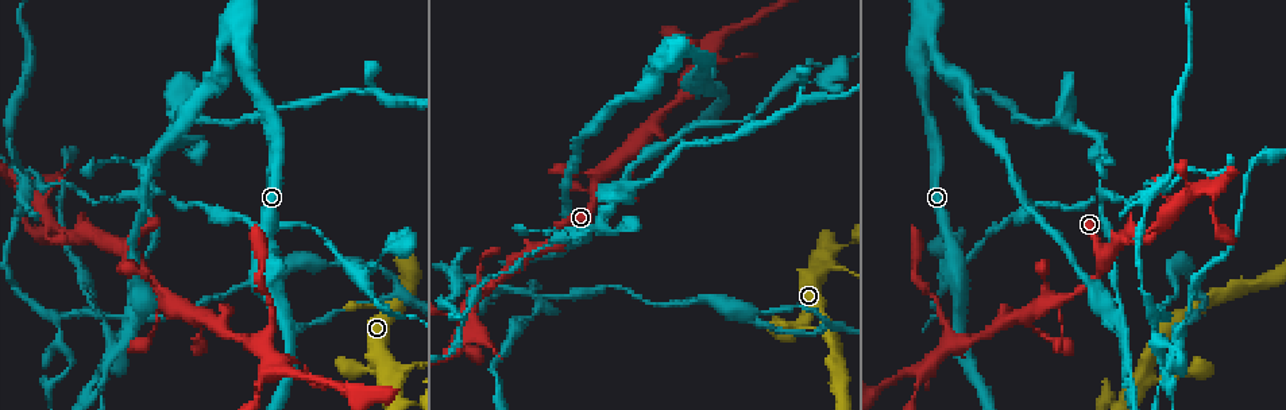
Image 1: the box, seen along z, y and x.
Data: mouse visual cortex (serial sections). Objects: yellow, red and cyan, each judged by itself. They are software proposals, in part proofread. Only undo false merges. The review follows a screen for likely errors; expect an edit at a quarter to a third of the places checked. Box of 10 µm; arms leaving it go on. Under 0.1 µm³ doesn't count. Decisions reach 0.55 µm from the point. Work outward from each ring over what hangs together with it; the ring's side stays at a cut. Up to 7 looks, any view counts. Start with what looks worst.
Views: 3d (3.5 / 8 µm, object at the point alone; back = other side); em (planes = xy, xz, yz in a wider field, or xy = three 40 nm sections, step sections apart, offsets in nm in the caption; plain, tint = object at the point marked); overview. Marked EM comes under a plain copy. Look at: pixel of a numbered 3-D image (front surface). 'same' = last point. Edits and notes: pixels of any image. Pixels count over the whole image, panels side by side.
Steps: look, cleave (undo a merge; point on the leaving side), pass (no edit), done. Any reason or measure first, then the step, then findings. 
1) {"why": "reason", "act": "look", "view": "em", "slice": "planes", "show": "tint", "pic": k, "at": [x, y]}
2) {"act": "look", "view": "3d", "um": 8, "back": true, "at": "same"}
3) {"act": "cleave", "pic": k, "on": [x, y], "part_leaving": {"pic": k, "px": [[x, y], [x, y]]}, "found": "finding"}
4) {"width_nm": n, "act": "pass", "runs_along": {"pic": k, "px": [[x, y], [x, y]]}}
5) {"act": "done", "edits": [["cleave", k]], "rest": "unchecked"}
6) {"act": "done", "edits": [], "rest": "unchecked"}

{"why": "thin arm on a thick one", "act": "look", "view": "3d", "um": 3.5, "pic": 1, "at": [819, 276]}

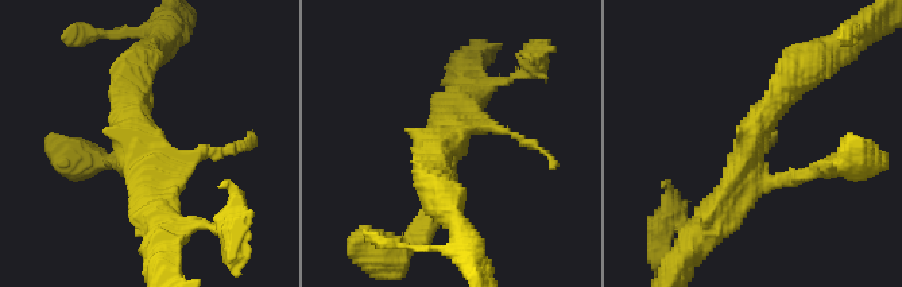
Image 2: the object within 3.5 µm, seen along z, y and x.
{"arms": 4, "arm_widths_nm": [100, 200, 350, 400], "why": "need the tissue", "act": "look", "view": "em", "slice": "xy", "step": 5, "show": "tint", "pic": 2, "at": [150, 169]}

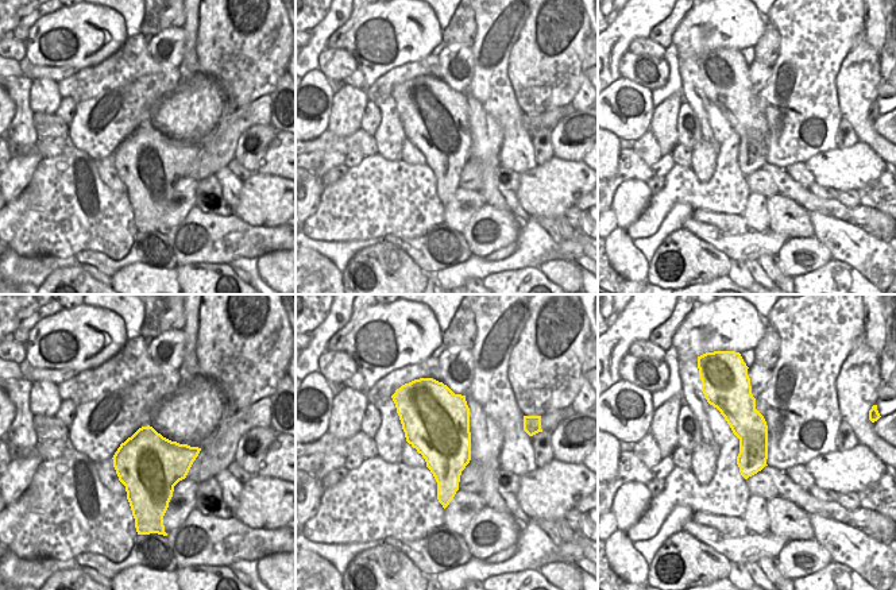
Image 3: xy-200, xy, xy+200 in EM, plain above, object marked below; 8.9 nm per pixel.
{"act": "pass", "found": "continuous, no second cell"}

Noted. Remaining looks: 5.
{"why": "calibre changes", "act": "look", "view": "3d", "um": 8, "pic": 1, "at": [1046, 300]}

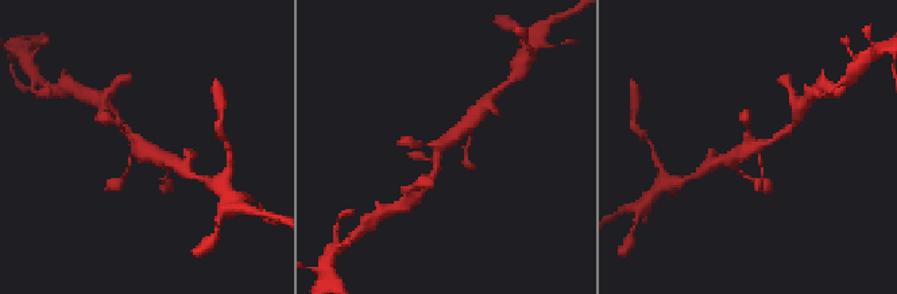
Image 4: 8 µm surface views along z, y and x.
{"act": "look", "view": "3d", "um": 3.5, "at": "same"}

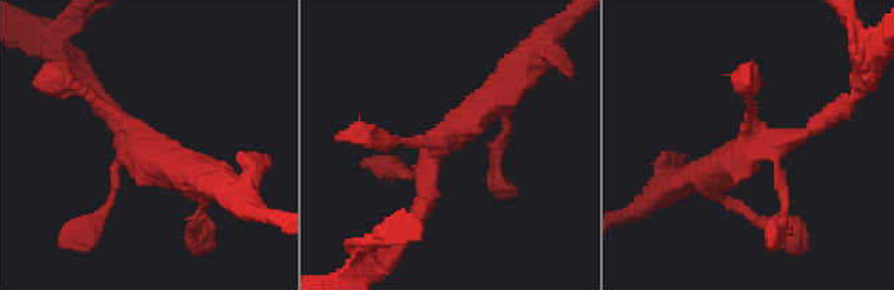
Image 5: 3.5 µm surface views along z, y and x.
{"why": "shape alone is not enough", "act": "look", "view": "em", "slice": "xy", "step": 2, "show": "tint", "pic": 5, "at": [755, 146]}

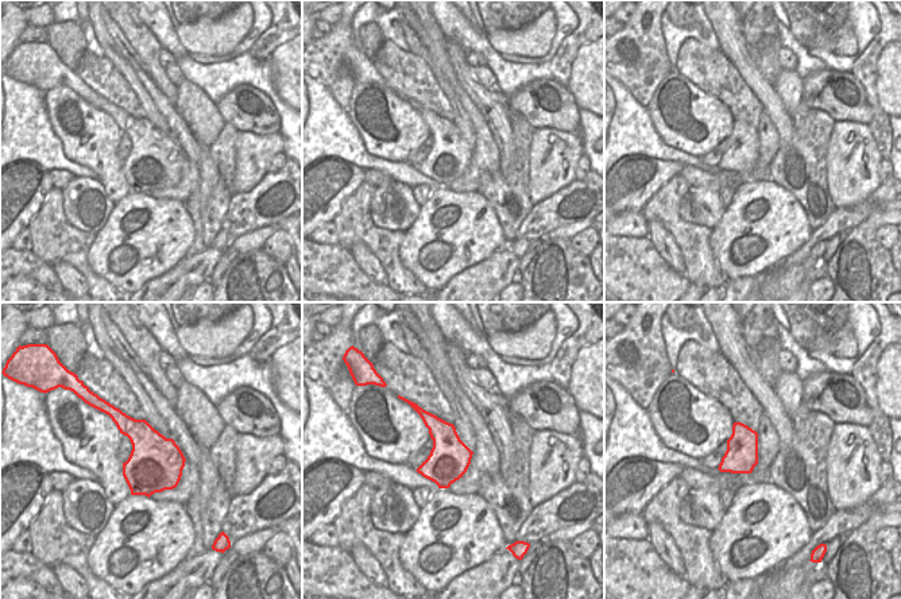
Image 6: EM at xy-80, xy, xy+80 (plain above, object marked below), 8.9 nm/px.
{"act": "pass", "runs_along": {"pic": 5, "px": [[414, 219], [426, 163], [506, 91]]}, "found": "continuous, no second cell"}

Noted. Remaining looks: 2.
{"why": "sharp bend", "act": "look", "view": "3d", "um": 3.5, "pic": 1, "at": [36, 196]}

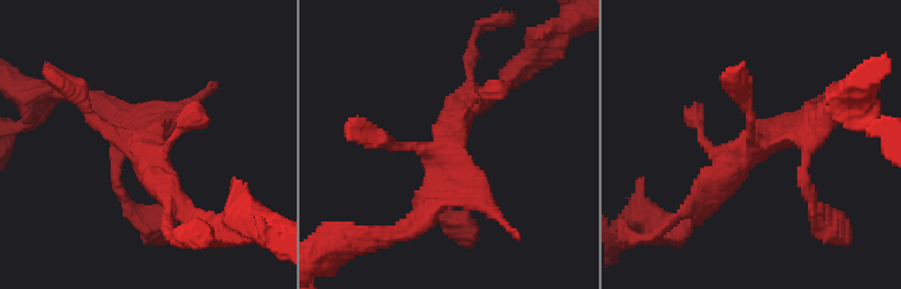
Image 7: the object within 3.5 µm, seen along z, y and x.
{"act": "look", "view": "em", "slice": "xy", "step": 1, "show": "tint", "pic": 7, "at": [451, 148]}

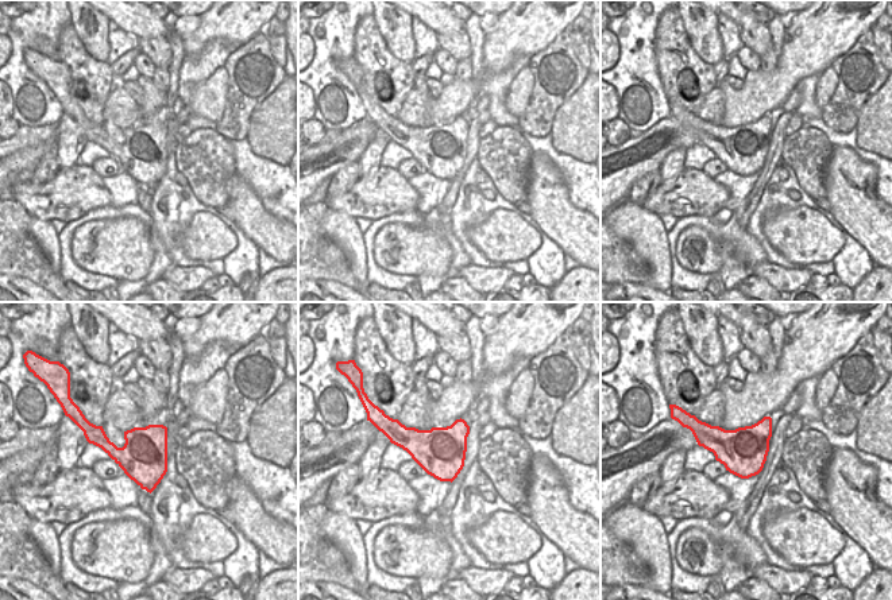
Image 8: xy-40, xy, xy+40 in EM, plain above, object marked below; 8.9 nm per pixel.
{"act": "pass", "runs_along": {"pic": 7, "px": [[487, 95], [417, 203]]}, "found": "one cell here"}

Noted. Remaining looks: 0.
{"act": "done", "edits": [], "rest": "unchecked"}

